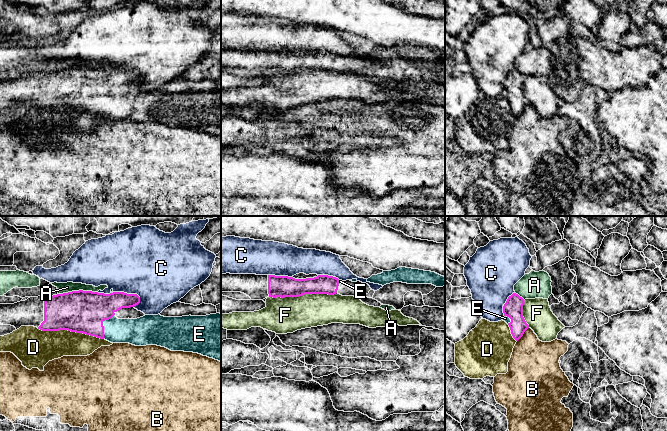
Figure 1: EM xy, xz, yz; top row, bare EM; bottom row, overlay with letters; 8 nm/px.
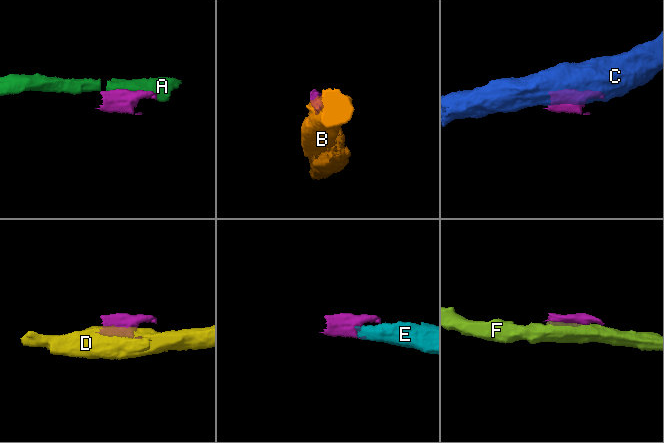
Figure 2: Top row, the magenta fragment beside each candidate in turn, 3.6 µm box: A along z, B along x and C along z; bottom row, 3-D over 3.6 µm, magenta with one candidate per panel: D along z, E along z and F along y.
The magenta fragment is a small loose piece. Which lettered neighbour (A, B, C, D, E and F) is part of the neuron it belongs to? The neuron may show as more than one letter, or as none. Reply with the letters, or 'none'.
E

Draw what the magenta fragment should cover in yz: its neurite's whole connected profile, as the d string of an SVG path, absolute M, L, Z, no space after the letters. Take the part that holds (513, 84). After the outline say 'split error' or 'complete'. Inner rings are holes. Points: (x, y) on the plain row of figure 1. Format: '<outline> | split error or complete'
M513 69L508 73L503 82L503 97L505 97L511 106L513 114L518 117L529 104L523 93L524 75L518 70Z | split error

